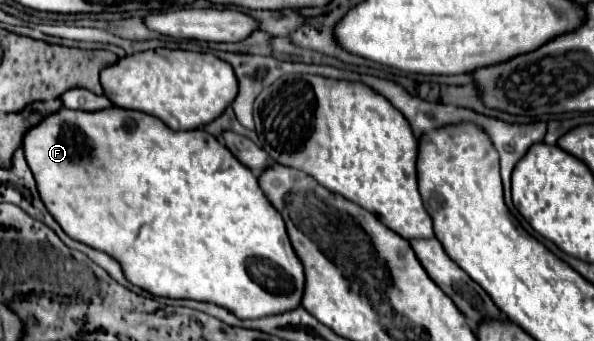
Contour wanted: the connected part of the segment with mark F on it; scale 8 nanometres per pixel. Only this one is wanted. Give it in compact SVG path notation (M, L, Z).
M120 107L104 109L104 111L72 111L72 109L60 109L56 115L50 115L44 119L38 127L32 127L24 135L22 143L26 161L30 171L36 177L38 193L46 205L46 209L52 213L52 217L58 221L58 225L64 229L64 233L76 241L82 241L84 245L90 245L98 251L104 251L112 259L116 259L124 271L124 277L158 297L176 297L176 299L194 299L194 301L206 301L220 305L228 309L232 315L238 319L262 319L262 317L274 317L282 315L286 311L294 311L296 307L302 305L302 295L304 295L304 267L302 261L298 259L286 231L286 223L282 215L272 207L268 197L264 195L258 177L244 167L230 151L226 145L218 143L216 137L206 133L204 129L196 131L172 131L168 129L160 119L146 115L142 111L128 111Z

